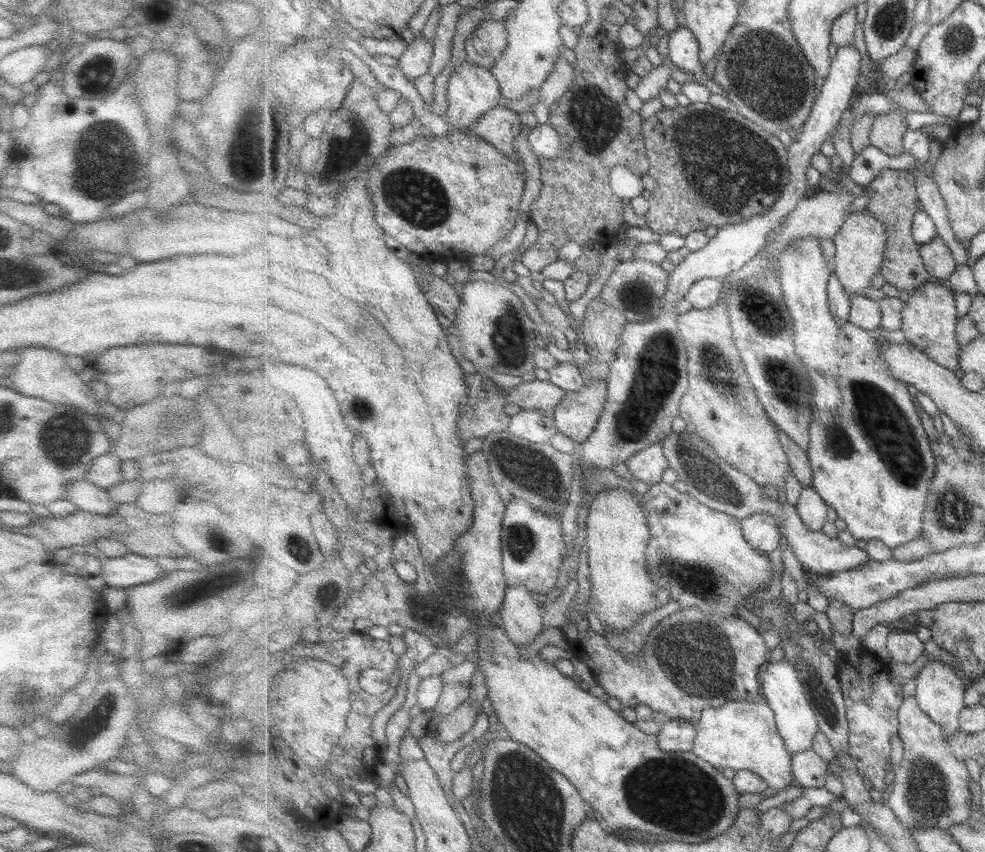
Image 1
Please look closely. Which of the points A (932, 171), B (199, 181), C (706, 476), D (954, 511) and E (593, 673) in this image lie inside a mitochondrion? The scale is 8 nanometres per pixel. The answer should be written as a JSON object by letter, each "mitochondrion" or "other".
{"A":"other","B":"other","C":"mitochondrion","D":"mitochondrion","E":"other"}

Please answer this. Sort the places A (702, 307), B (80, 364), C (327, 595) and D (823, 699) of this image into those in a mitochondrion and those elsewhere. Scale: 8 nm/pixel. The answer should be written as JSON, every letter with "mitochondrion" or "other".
{"A":"other","B":"other","C":"other","D":"mitochondrion"}

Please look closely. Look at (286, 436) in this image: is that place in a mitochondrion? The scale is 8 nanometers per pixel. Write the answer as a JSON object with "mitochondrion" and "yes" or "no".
{"mitochondrion":"no"}

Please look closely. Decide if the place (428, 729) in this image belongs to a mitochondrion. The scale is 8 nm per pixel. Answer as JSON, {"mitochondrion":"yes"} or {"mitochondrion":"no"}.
{"mitochondrion":"no"}

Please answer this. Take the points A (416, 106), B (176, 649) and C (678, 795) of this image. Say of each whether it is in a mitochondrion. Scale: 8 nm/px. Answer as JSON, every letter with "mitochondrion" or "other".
{"A":"other","B":"other","C":"mitochondrion"}

